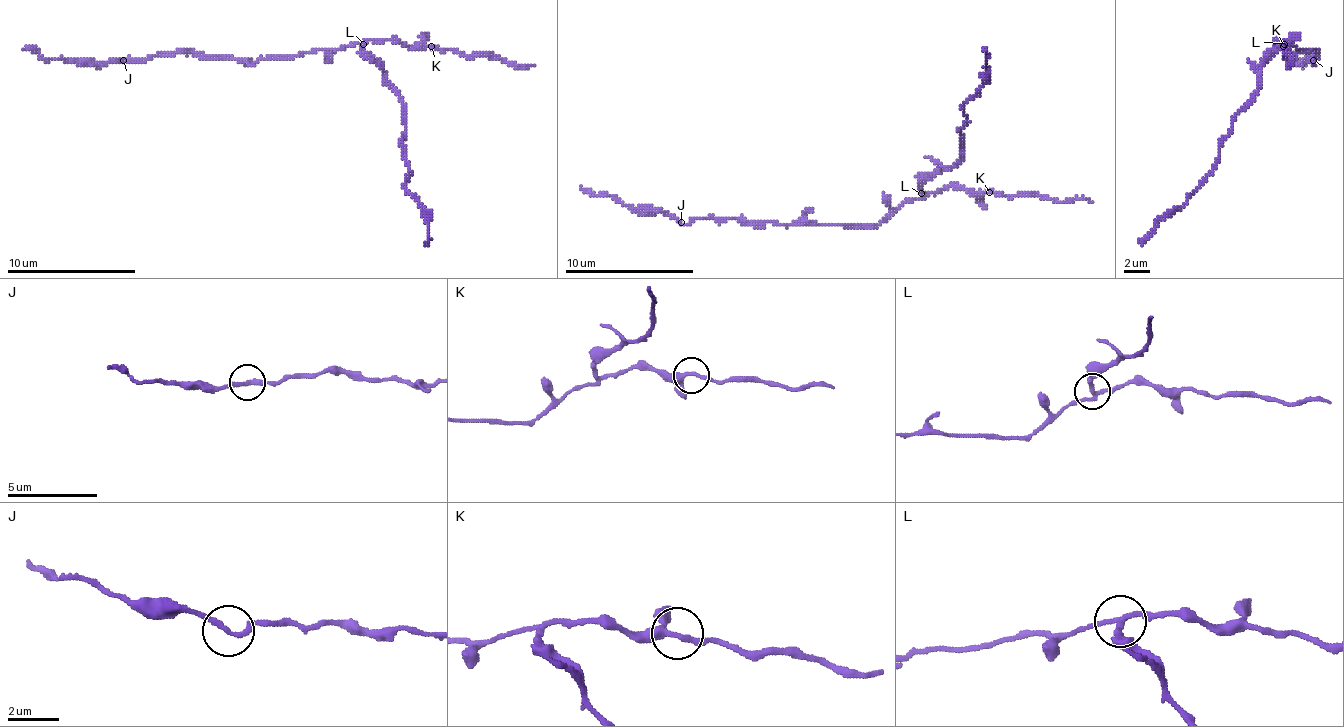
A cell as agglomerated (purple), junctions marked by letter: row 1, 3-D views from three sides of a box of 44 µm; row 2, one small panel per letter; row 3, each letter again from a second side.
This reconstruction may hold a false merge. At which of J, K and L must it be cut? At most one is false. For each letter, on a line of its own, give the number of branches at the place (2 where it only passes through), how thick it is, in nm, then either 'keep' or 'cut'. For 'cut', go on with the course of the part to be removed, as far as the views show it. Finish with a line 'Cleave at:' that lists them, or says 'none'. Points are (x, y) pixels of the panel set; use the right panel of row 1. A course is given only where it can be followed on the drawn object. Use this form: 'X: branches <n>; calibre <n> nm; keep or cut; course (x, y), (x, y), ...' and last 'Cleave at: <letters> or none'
J: branches 2; calibre 200 nm; keep
K: branches 3; calibre 240 nm; keep
L: branches 3; calibre 200 nm; cut; course (1283, 43), (1261, 69), (1261, 88), (1222, 143), (1216, 168), (1203, 184), (1161, 220), (1142, 245)
Cleave at: L

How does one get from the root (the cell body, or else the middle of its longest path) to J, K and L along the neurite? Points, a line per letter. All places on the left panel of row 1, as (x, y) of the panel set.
J: (325, 49), (312, 49), (296, 56), (267, 56), (254, 62), (216, 59), (193, 52), (122, 59)
K: (325, 49), (344, 49), (370, 40), (431, 46)
L: (325, 49), (344, 49), (364, 43)

